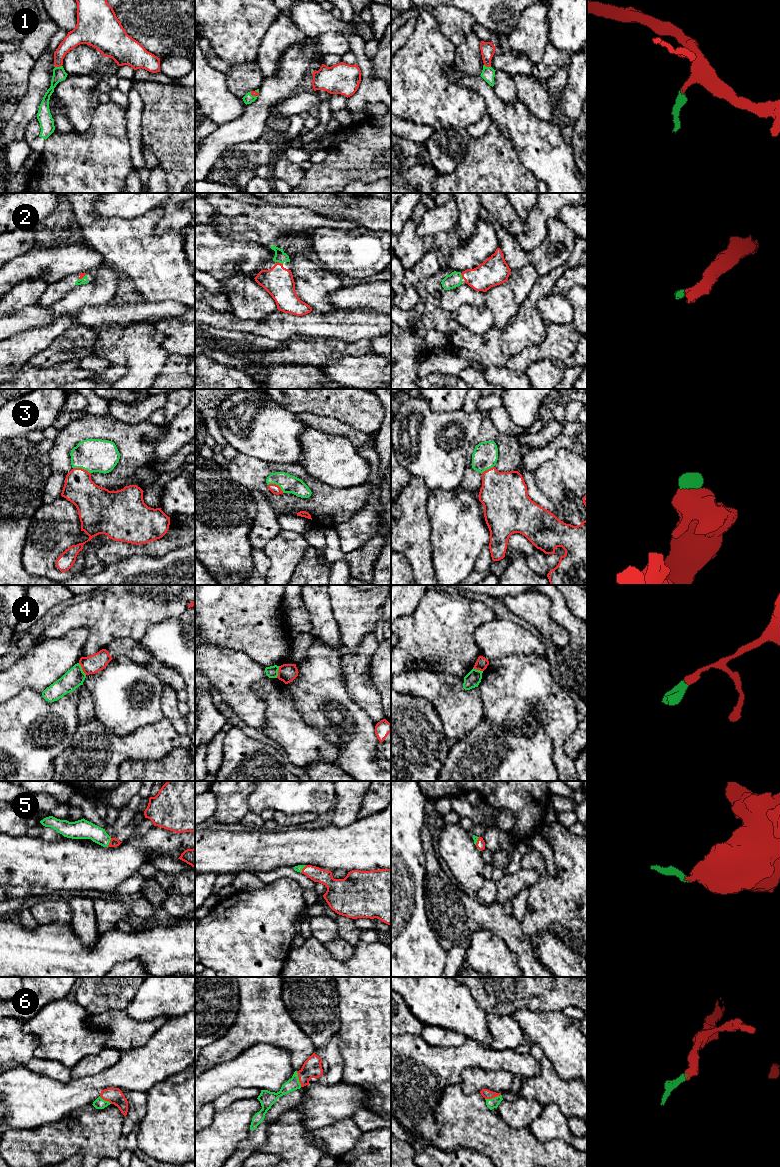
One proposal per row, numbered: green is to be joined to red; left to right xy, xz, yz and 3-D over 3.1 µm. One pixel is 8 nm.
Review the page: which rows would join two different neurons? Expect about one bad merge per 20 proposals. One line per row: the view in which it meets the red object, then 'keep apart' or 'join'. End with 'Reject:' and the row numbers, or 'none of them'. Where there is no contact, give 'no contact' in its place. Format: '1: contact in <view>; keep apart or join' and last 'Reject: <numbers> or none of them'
1: contact in xy; join
2: contact in xz; join
3: contact in xy; join
4: contact in xy; keep apart
5: contact in xy; join
6: contact in xz; join
Reject: 4

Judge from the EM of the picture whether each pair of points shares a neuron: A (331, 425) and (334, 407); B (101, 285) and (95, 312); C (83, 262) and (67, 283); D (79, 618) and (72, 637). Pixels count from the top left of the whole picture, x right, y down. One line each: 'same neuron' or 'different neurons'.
A: different neurons
B: different neurons
C: different neurons
D: different neurons

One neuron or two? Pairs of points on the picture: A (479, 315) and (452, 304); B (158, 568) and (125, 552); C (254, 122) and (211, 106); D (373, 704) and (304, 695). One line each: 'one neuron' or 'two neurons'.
A: two neurons
B: two neurons
C: two neurons
D: two neurons

